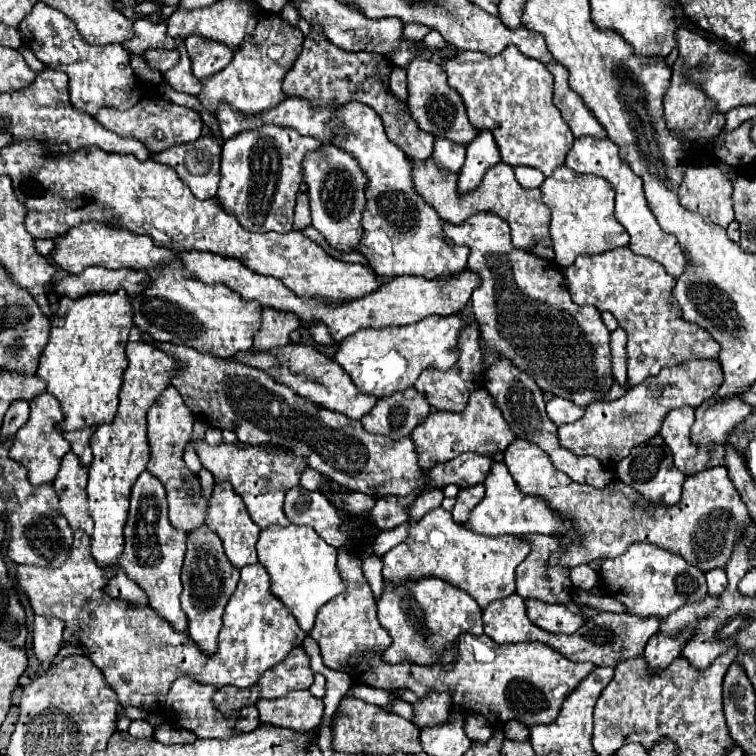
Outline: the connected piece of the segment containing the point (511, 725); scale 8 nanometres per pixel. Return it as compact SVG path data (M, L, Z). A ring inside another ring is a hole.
M508 721L508 723L504 723L502 731L504 731L504 737L506 737L506 739L516 739L516 741L526 741L526 739L528 739L528 727L524 727L524 725L518 723L518 721Z

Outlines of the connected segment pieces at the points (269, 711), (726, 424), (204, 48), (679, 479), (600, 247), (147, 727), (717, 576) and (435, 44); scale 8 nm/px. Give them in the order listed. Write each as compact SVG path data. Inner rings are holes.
M296 691L280 699L260 699L256 703L260 723L288 727L298 733L316 733L322 721L324 703L310 691Z
M732 397L728 401L718 401L716 405L698 407L696 409L696 421L690 431L690 439L698 449L712 451L718 445L724 445L728 441L728 433L736 425L740 425L748 415L752 407L744 401L738 401L738 397Z
M198 35L186 37L186 49L192 61L192 73L198 79L206 79L222 71L234 57L234 51L226 45L202 39Z
M654 435L646 443L634 447L630 451L630 455L624 457L616 465L616 477L622 483L634 487L648 501L660 503L660 505L676 505L682 497L682 483L686 479L686 475L680 473L680 469L676 469L674 461L672 461L672 451L668 449L668 445L664 443L664 439L660 435Z
M562 165L560 169L556 169L556 173L544 179L540 189L544 203L552 211L550 237L554 247L554 261L560 267L566 269L568 265L572 265L578 255L600 255L628 245L628 233L614 217L614 189L608 185L608 181L596 175L574 173L572 169Z
M144 719L132 721L132 725L130 725L130 729L128 729L128 733L134 735L134 737L150 737L152 731L154 731L154 727L152 727L148 721L144 721Z
M724 569L708 571L706 573L706 581L708 581L708 593L718 597L726 589L726 573L724 573Z
M430 31L420 43L422 43L424 49L432 49L432 51L438 51L438 49L446 47L446 41L442 39L442 35L438 31Z

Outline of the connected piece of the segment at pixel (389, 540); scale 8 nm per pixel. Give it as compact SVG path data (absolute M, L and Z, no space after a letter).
M402 523L402 525L398 525L398 527L392 529L392 531L380 531L380 533L376 535L374 543L372 543L374 553L376 553L376 555L384 555L388 549L392 549L392 547L400 545L402 541L406 541L406 539L408 539L408 527L410 527L408 523Z

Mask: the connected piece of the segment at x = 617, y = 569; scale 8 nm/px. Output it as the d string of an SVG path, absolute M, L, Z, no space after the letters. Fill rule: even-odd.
M634 543L624 555L604 561L600 569L600 591L620 601L632 615L660 619L686 603L700 603L708 595L704 573L698 567L688 565L682 557L652 543Z

